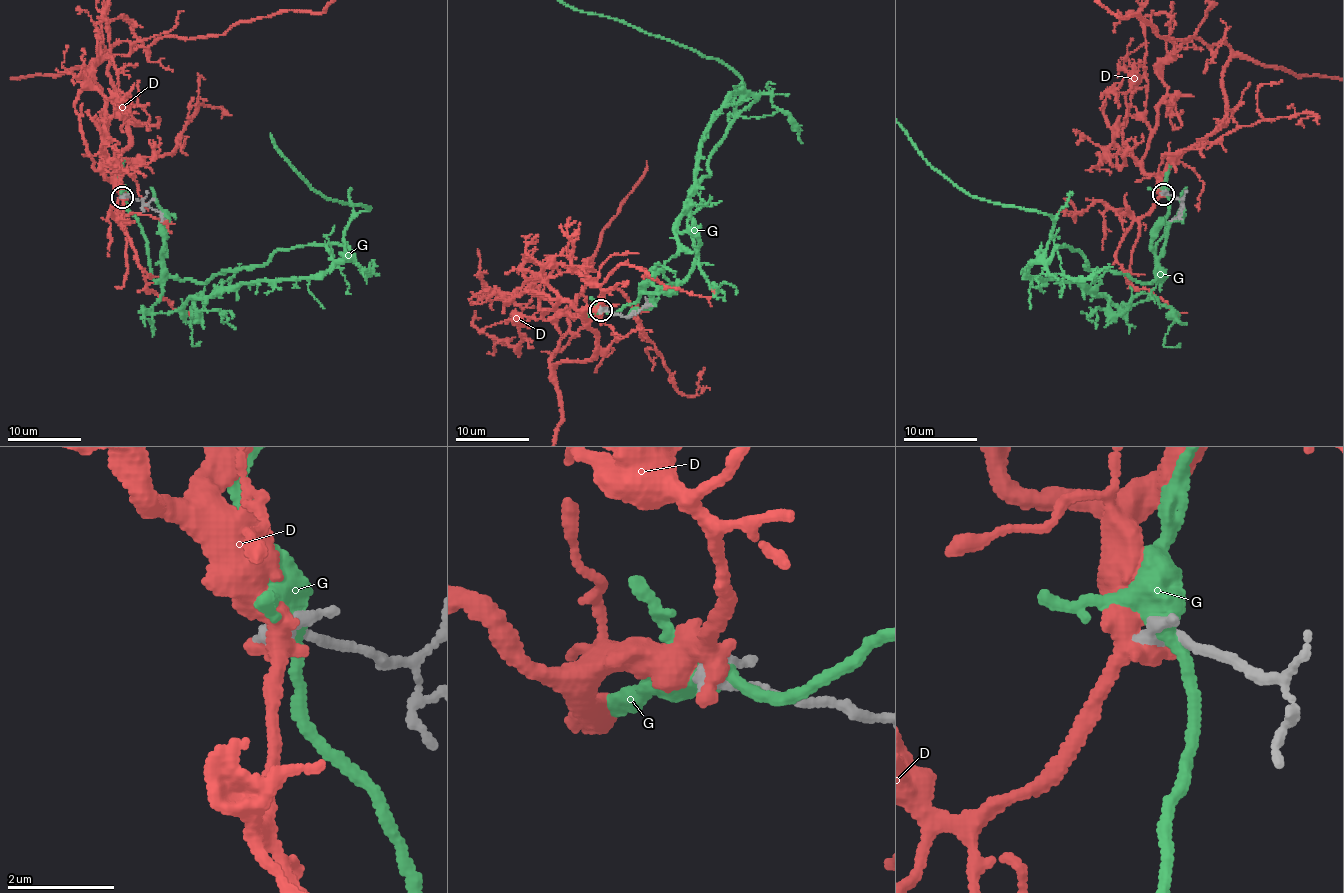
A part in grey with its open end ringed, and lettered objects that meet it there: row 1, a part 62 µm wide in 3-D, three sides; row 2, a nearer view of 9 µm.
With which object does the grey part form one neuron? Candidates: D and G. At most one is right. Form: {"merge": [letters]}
{"merge": ["D"]}

